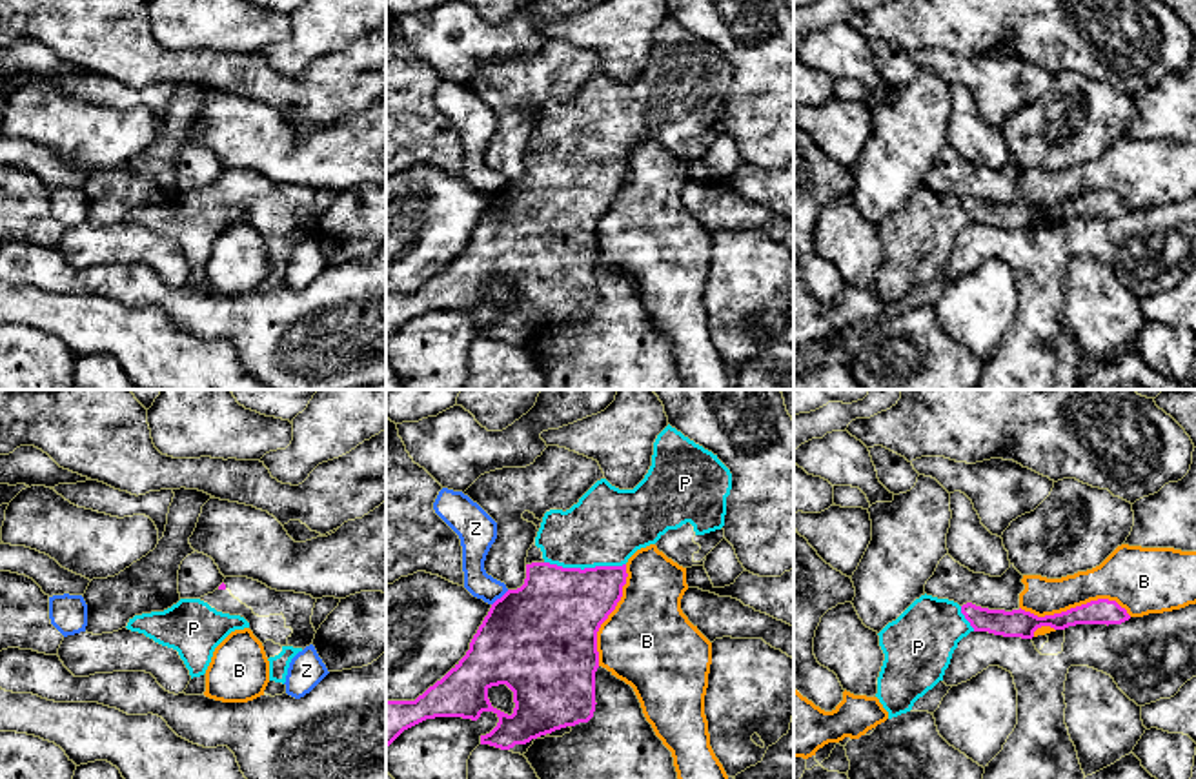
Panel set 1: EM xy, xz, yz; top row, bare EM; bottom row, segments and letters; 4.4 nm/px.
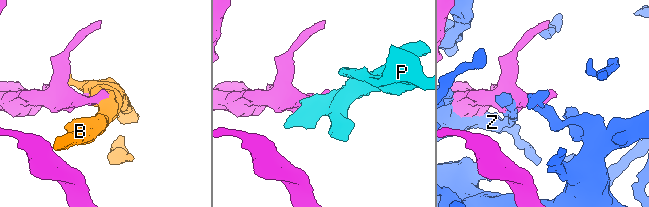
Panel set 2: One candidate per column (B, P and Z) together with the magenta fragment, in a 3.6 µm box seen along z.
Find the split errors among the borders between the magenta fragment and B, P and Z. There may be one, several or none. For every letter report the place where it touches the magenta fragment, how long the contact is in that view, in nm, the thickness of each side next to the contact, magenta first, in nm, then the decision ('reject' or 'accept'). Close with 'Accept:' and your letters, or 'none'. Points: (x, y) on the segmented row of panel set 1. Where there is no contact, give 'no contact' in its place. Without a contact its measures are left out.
B: contact yz (1076, 607); length 500 nm; calibres 120 and 220 nm; reject
P: contact xz (585, 568); length 360 nm; calibres 400 and 340 nm; accept
Z: contact xz (501, 597); length 100 nm; calibres 500 and 120 nm; reject
Accept: P

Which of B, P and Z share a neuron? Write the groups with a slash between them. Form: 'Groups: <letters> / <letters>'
Groups: B / P / Z

